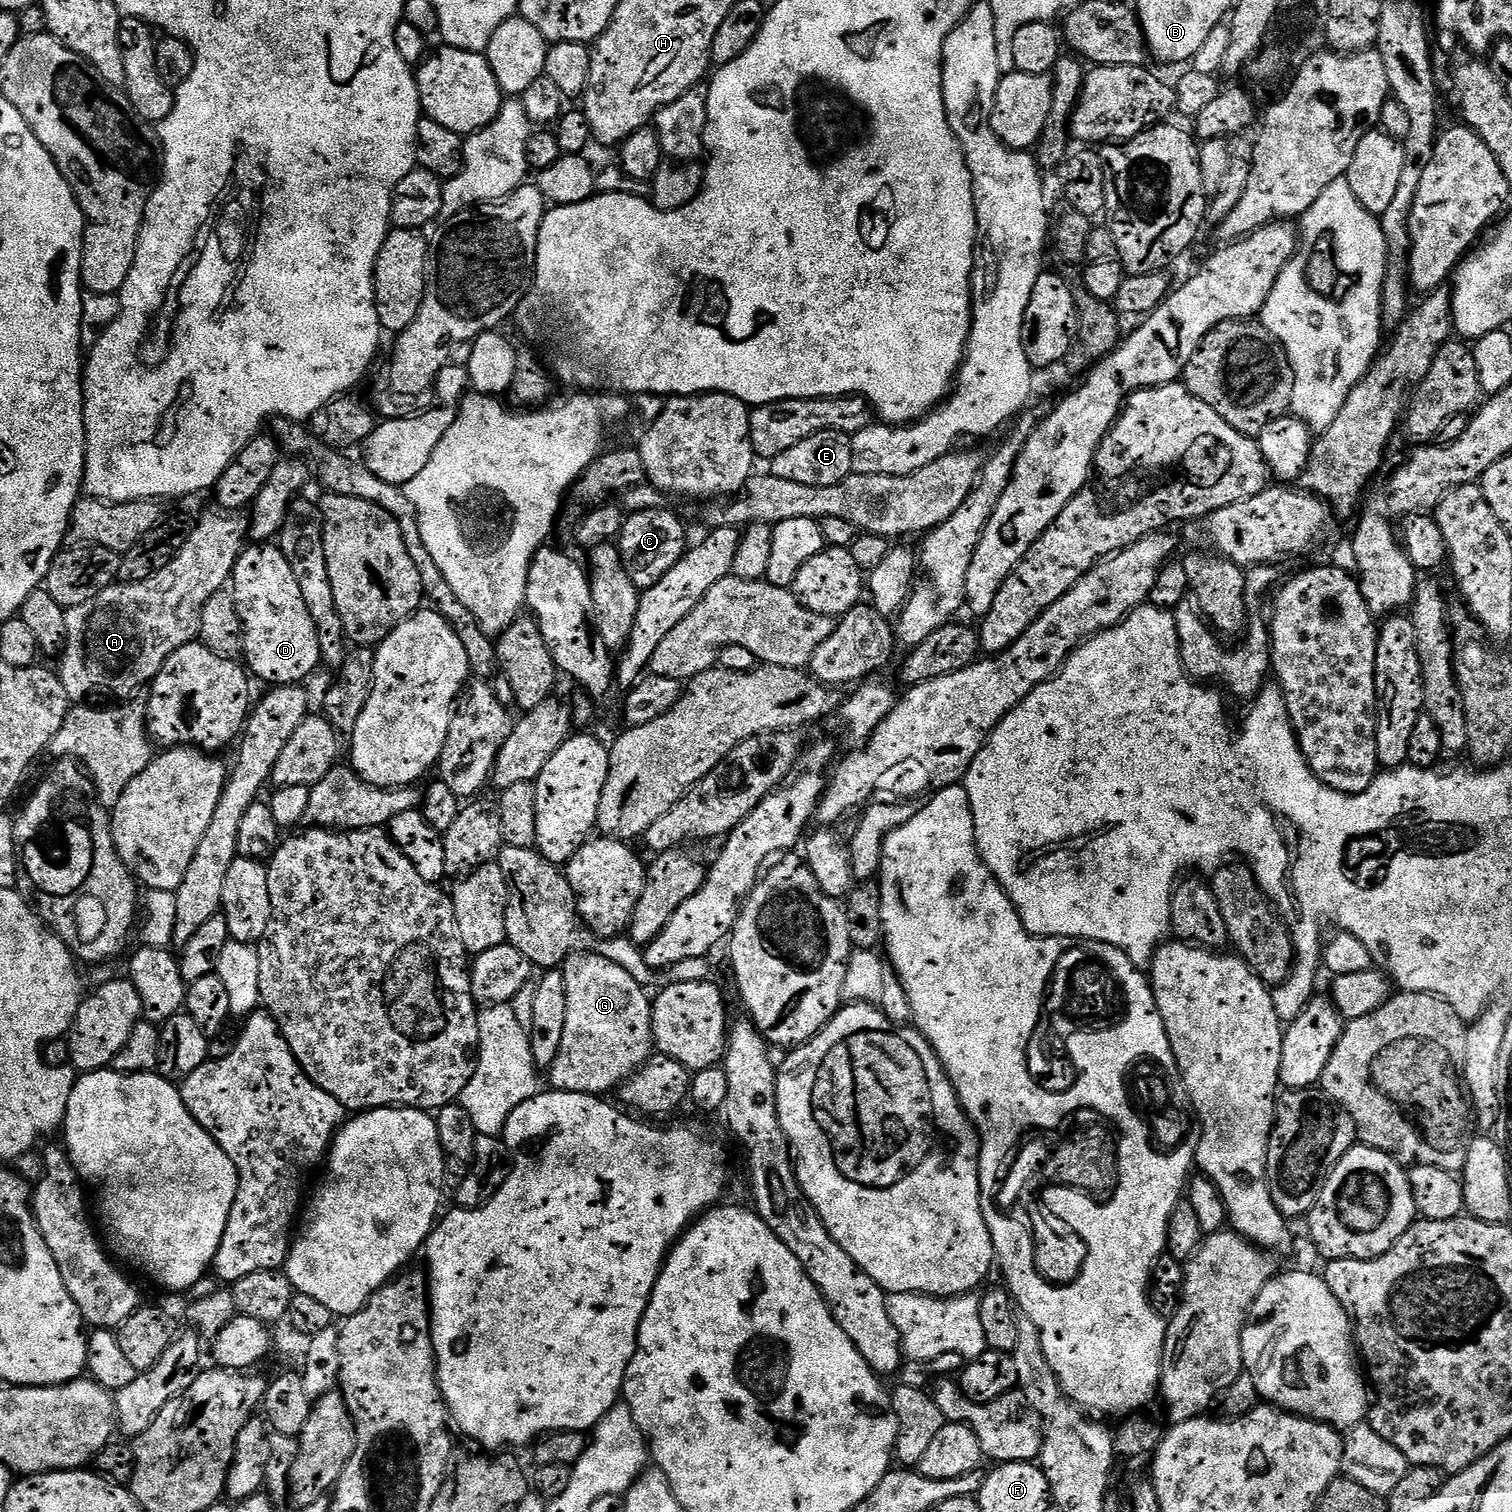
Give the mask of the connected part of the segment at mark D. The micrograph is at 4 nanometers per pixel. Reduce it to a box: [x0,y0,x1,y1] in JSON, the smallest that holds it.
[230,544,321,687]

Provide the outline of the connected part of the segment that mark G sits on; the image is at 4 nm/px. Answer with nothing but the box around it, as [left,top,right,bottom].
[546,951,654,1097]

